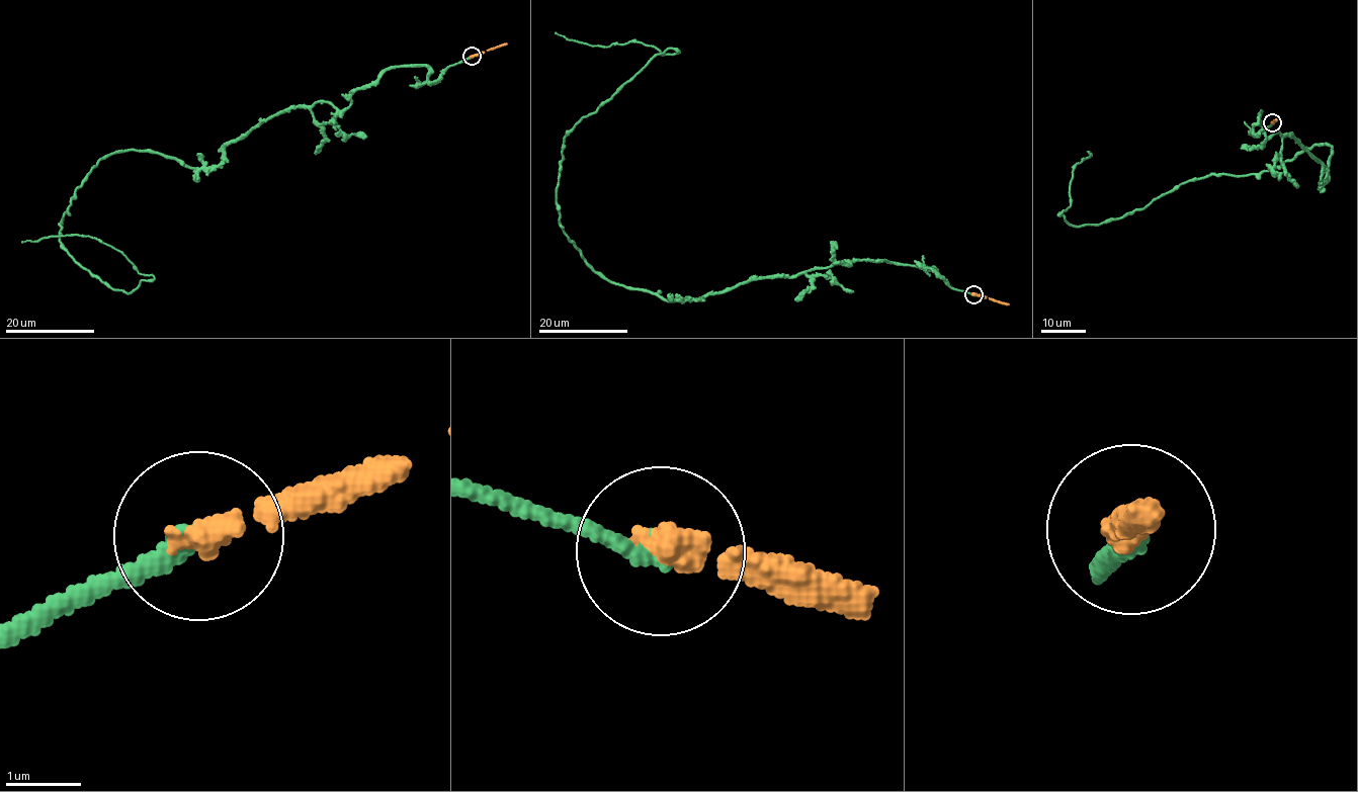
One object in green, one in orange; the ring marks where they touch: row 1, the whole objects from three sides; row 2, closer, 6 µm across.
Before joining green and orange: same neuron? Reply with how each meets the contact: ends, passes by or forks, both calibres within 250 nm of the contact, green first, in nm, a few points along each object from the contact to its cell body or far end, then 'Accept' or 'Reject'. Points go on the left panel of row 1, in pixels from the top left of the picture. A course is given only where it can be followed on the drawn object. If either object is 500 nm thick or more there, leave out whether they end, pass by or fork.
At the ring green ends. At the ring orange ends. Thickness 220 nm (green) against 360 nm. Course of green: (472, 56), (290, 106), (218, 166), (101, 159), (59, 240), (129, 293), (153, 275), (90, 237), (21, 243). Course of orange: (472, 56), (506, 44). Reject

